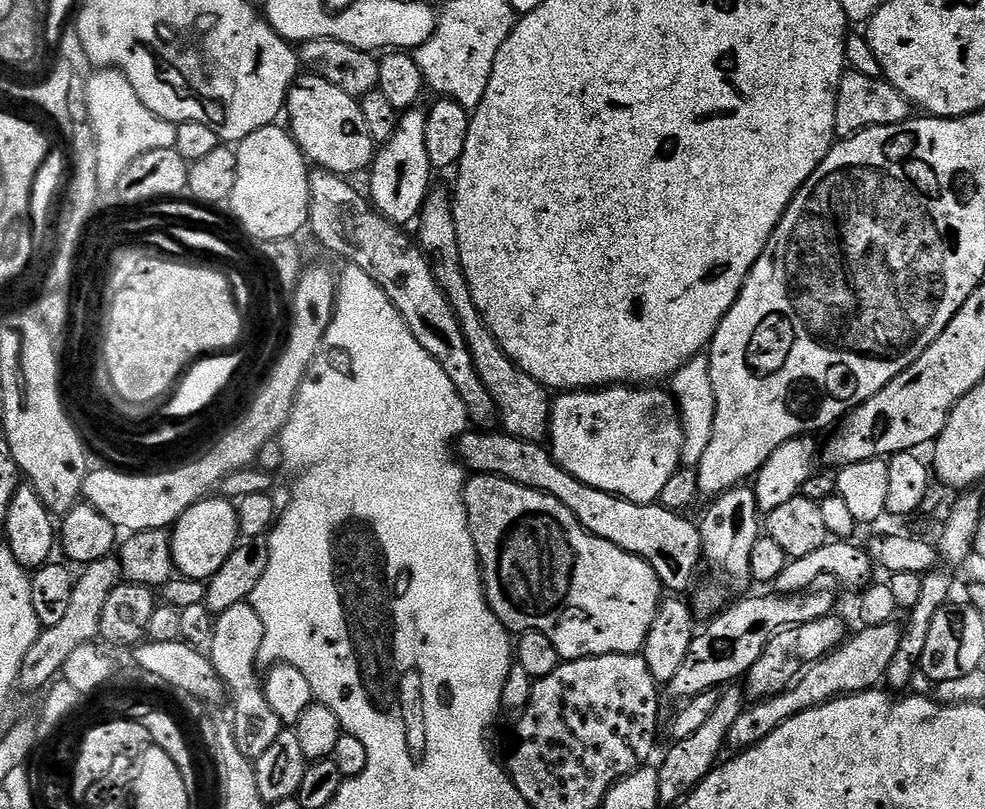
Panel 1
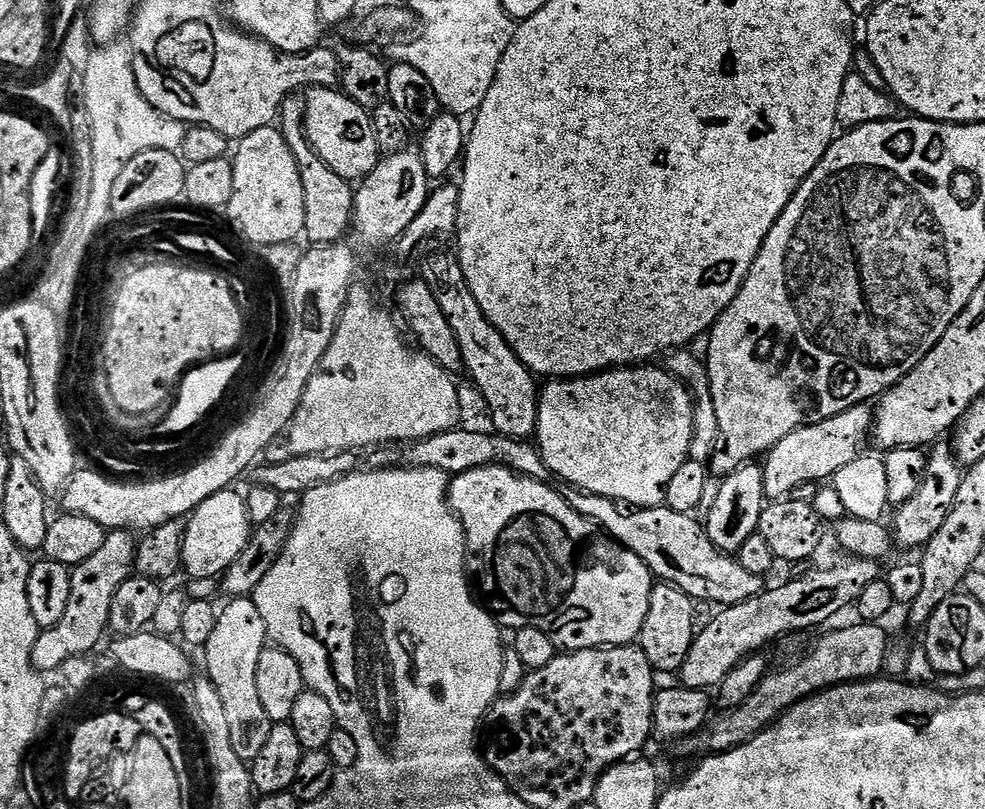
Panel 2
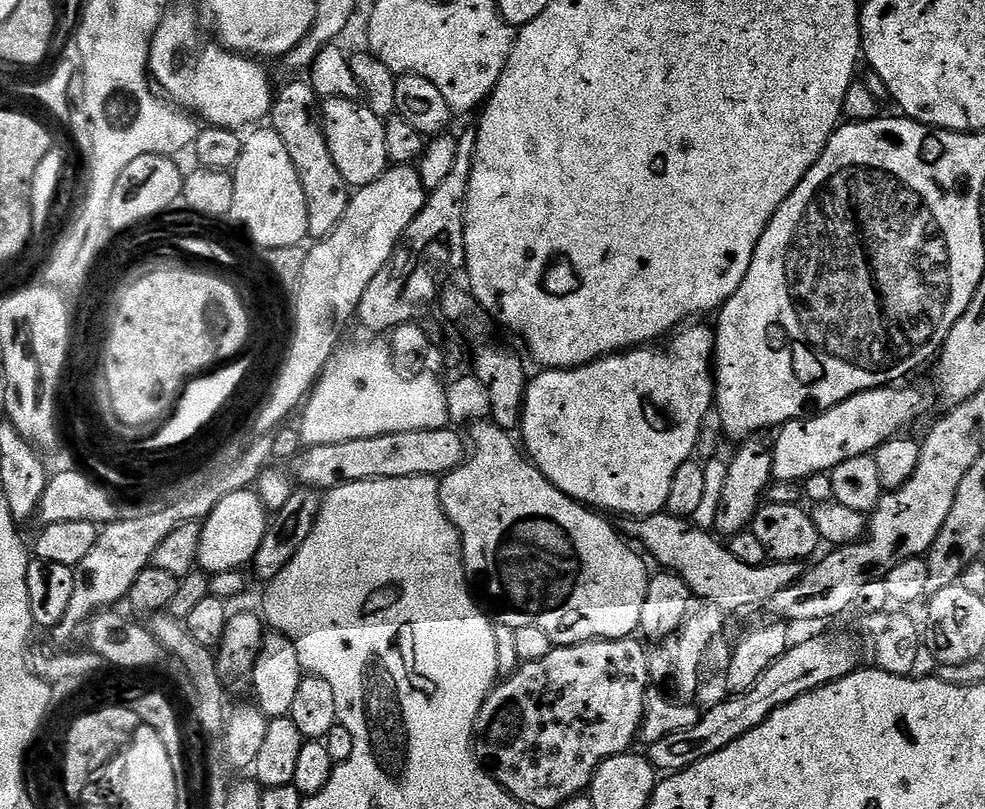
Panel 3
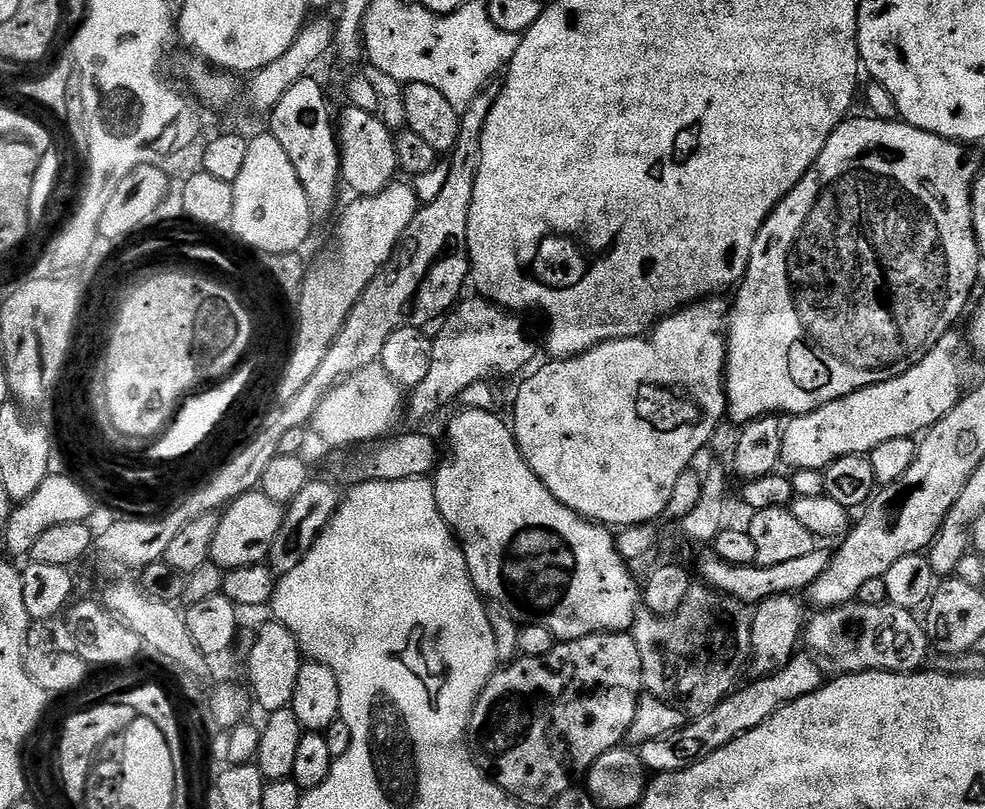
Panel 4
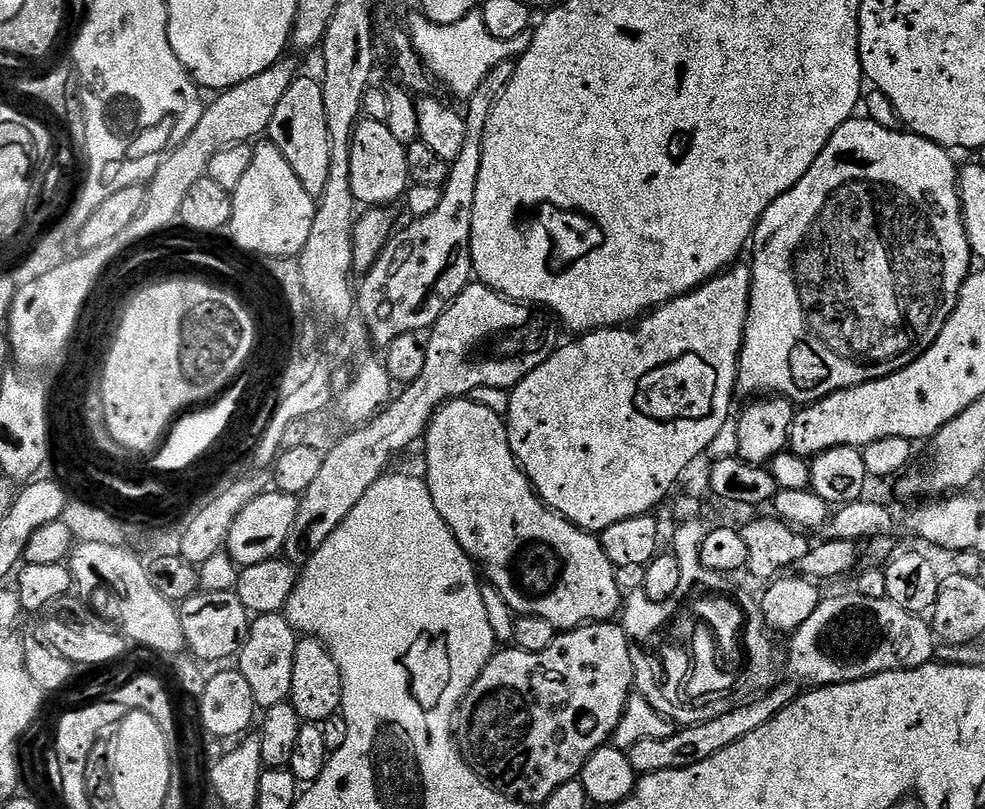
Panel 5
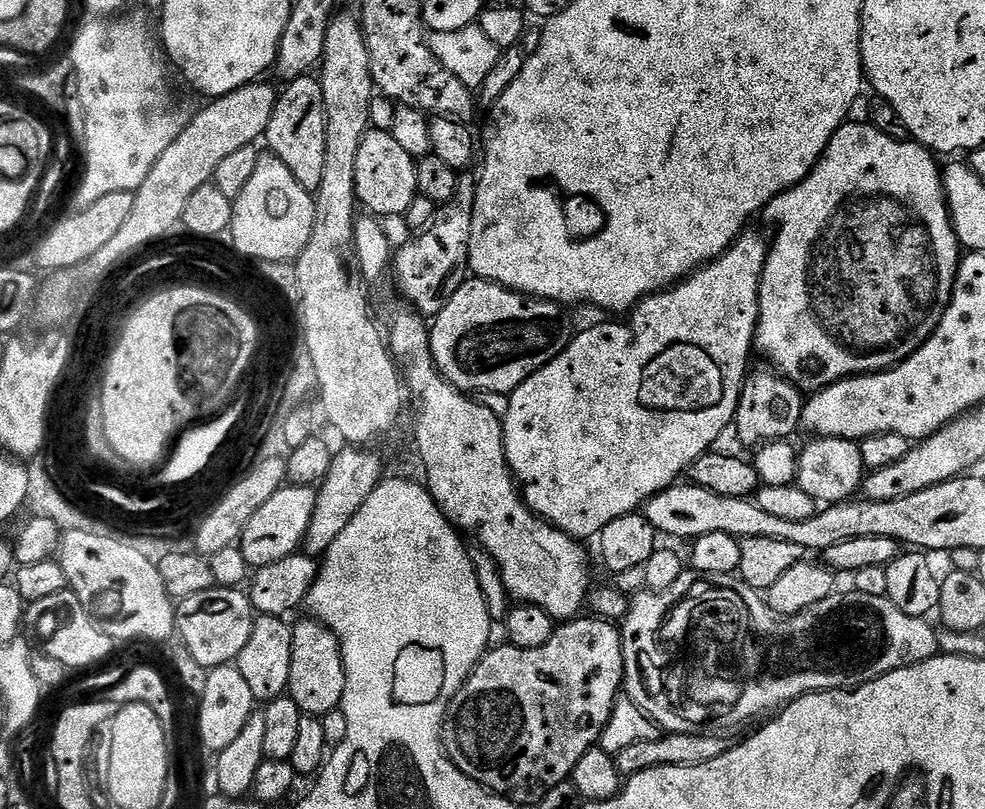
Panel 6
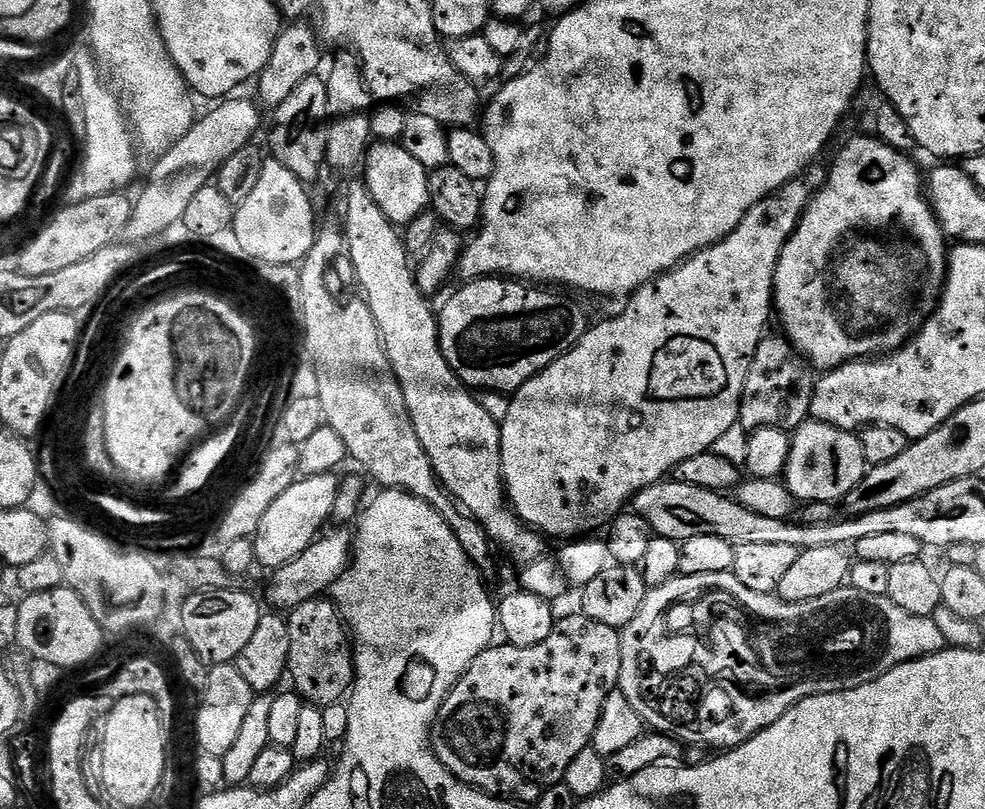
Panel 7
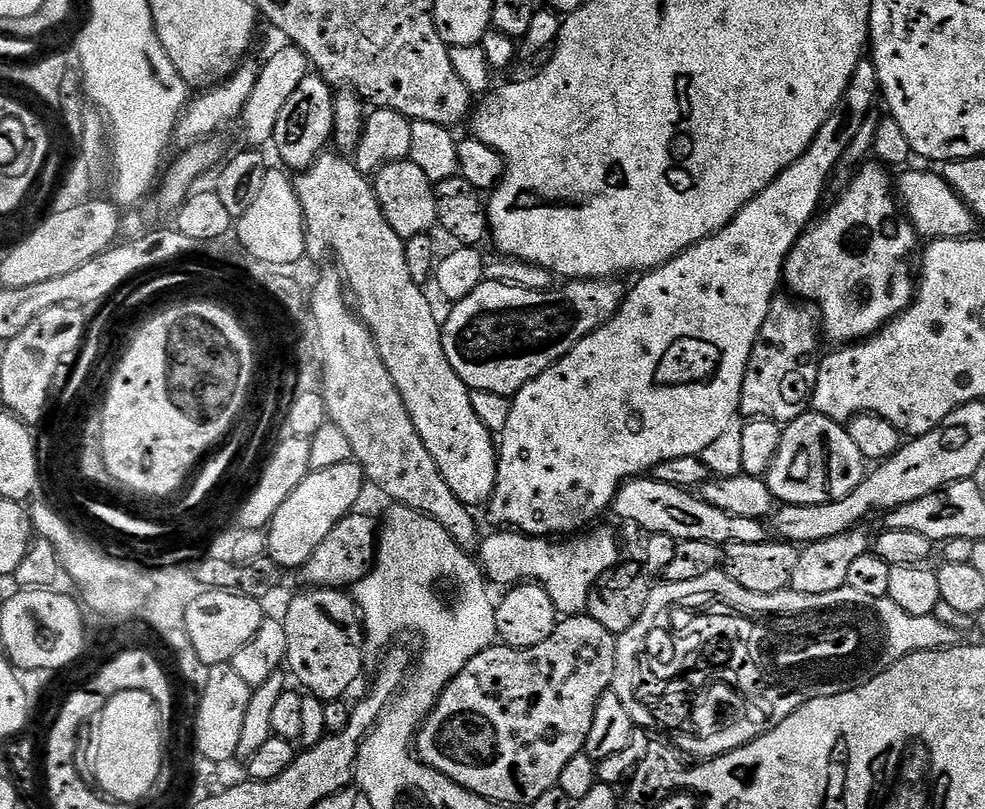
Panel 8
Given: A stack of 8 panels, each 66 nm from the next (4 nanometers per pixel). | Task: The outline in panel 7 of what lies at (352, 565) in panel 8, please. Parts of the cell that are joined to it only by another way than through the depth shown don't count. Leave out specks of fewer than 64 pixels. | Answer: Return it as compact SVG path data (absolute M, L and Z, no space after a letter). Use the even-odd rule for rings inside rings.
M344 526L337 527L335 530L337 532L329 531L321 535L306 550L302 550L302 554L294 558L294 562L286 562L286 566L275 569L269 575L272 577L268 580L268 600L276 607L273 609L291 610L302 606L302 602L323 597L335 584L336 579L348 569L354 551L354 536Z

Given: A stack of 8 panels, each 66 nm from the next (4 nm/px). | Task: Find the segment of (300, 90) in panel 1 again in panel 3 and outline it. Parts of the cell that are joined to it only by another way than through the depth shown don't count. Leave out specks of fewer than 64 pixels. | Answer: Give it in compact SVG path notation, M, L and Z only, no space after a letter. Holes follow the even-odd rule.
M333 96L323 101L322 119L330 158L334 158L334 166L338 166L342 178L353 189L364 188L388 171L390 161L386 150L384 120L376 117L367 104Z

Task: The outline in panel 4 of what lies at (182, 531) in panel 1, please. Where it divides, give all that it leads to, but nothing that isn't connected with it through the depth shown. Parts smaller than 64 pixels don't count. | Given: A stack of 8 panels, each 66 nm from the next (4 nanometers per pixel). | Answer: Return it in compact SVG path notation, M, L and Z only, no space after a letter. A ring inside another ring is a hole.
M255 490L242 494L223 509L212 539L211 563L222 569L241 568L251 564L263 564L274 542L274 534L284 521L285 509L275 504L262 491Z

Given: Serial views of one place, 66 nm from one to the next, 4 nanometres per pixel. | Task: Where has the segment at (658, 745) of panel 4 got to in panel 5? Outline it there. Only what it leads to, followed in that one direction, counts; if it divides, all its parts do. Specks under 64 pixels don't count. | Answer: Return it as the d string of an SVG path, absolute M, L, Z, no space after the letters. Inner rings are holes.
M792 682L777 683L767 689L757 700L752 700L749 704L741 703L739 706L732 706L729 712L713 715L712 719L704 720L700 724L681 727L670 738L646 738L642 742L634 742L632 748L627 749L630 758L630 766L640 776L649 776L662 770L682 770L686 766L694 766L698 762L706 762L718 750L738 742L738 738L746 738L746 734L754 734L758 726L770 722L780 711L785 708L791 700L798 695L797 685ZM780 684L780 685L779 685ZM744 704L744 705L743 705ZM740 707L741 708L736 708Z

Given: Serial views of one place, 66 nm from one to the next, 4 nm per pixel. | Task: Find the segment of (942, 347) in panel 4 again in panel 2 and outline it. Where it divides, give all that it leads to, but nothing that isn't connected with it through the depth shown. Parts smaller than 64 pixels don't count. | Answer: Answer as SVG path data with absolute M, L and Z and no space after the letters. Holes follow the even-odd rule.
M859 404L834 418L826 418L817 424L807 423L803 428L786 434L786 438L782 438L782 442L778 442L778 446L774 446L763 461L765 497L769 501L786 500L791 497L794 489L806 482L831 481L836 472L842 470L842 466L850 466L850 462L854 462L854 458L861 455L863 448L860 447L864 440L866 444L872 431L872 413L873 409L868 404Z

